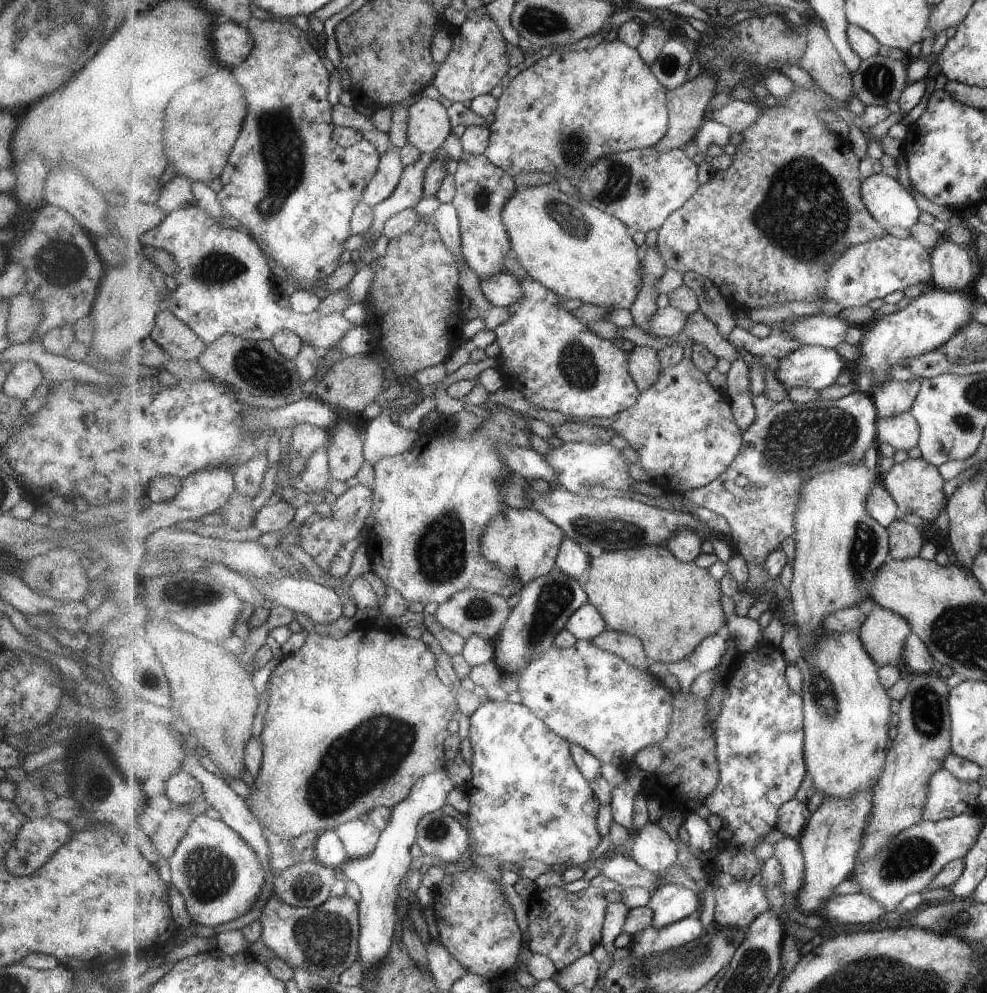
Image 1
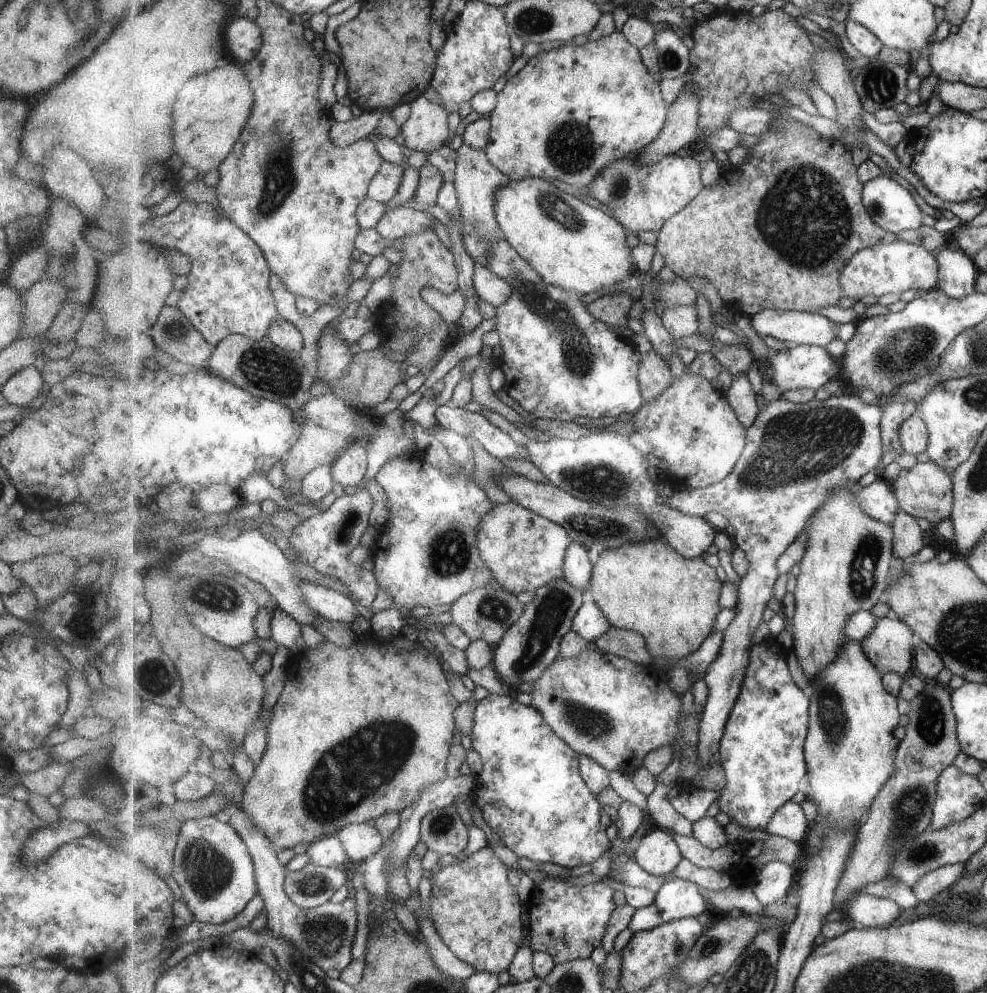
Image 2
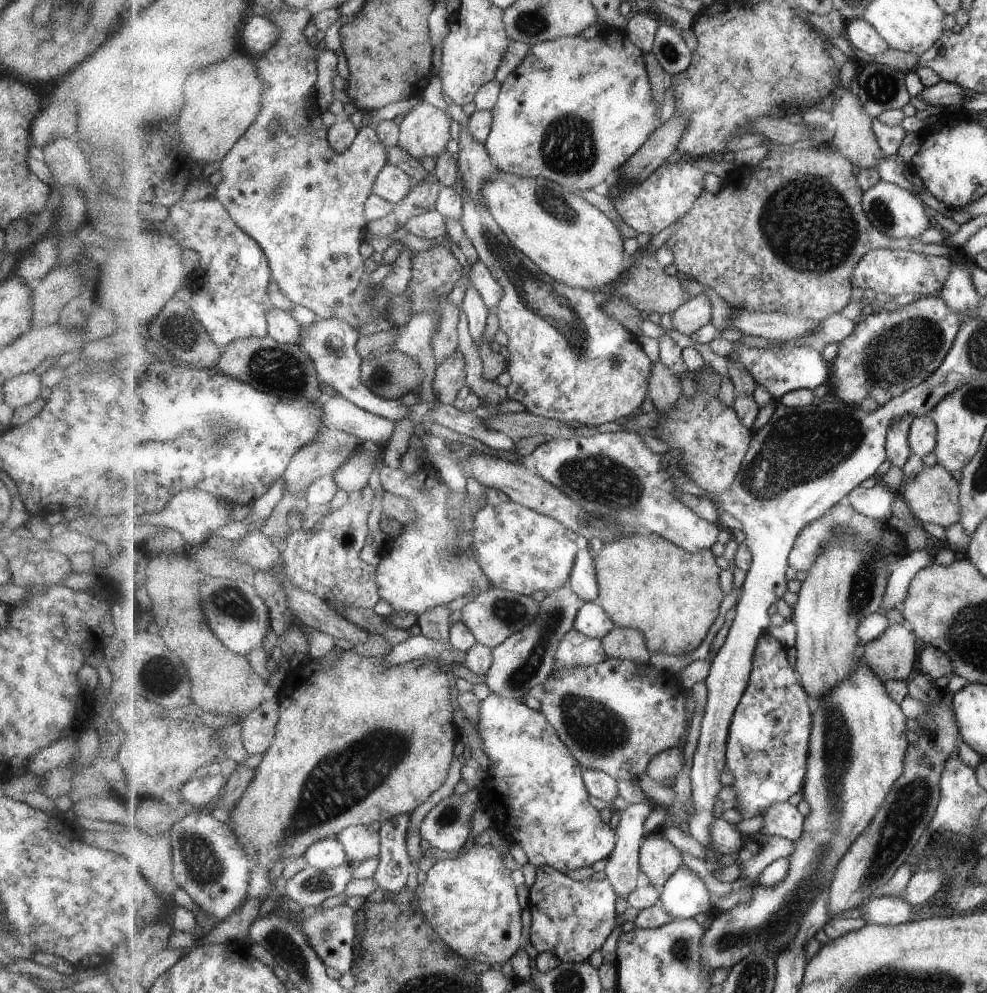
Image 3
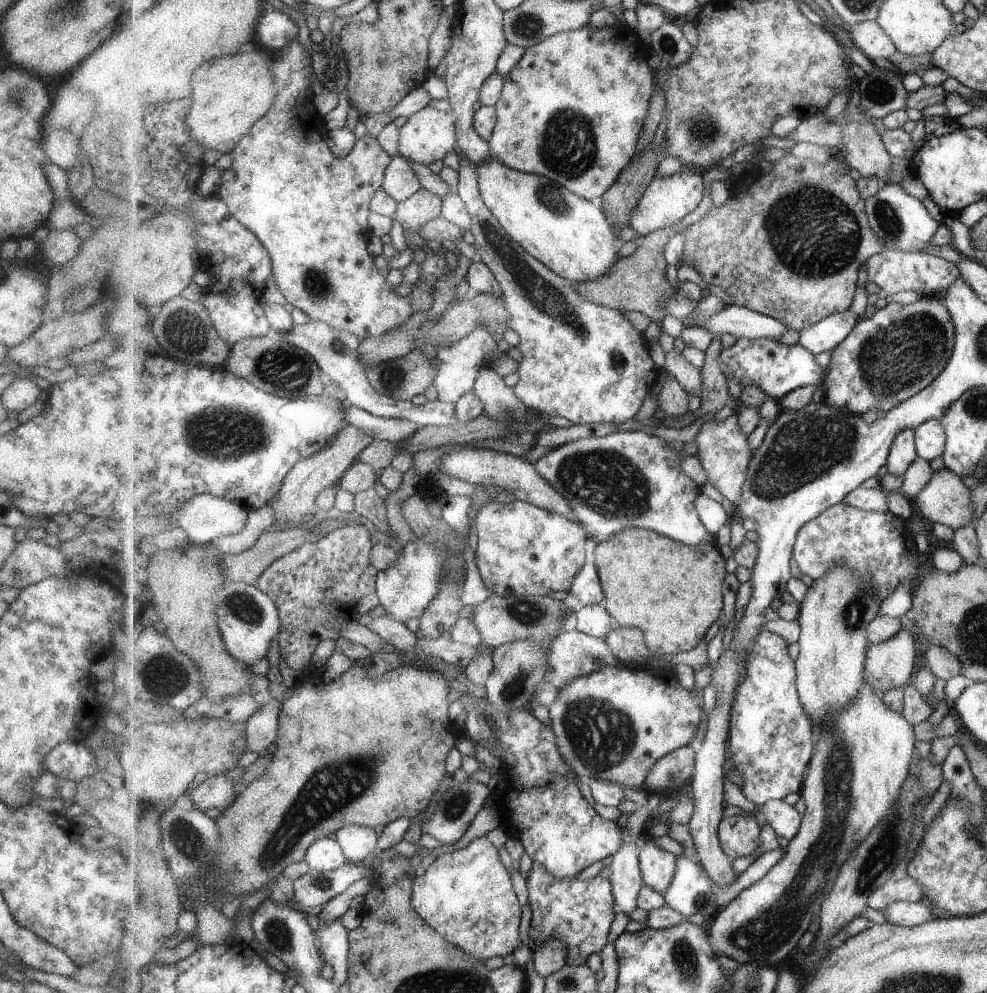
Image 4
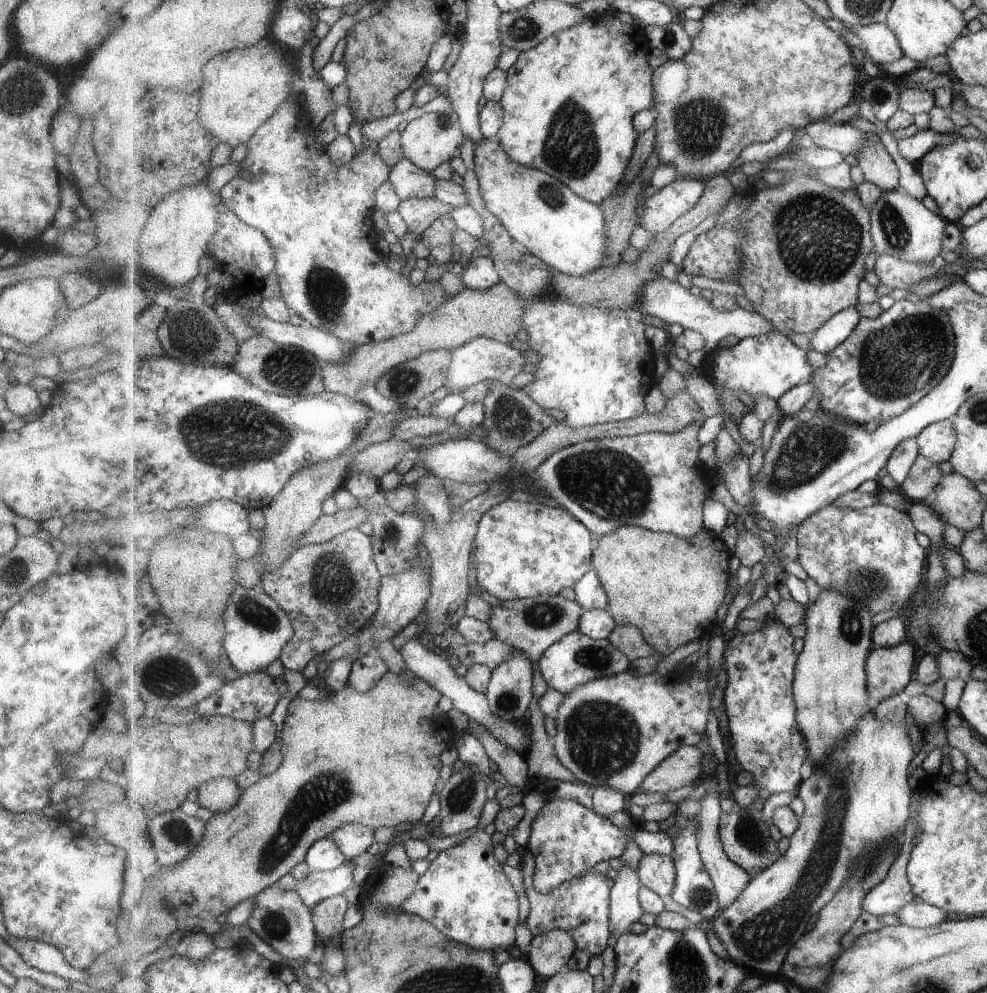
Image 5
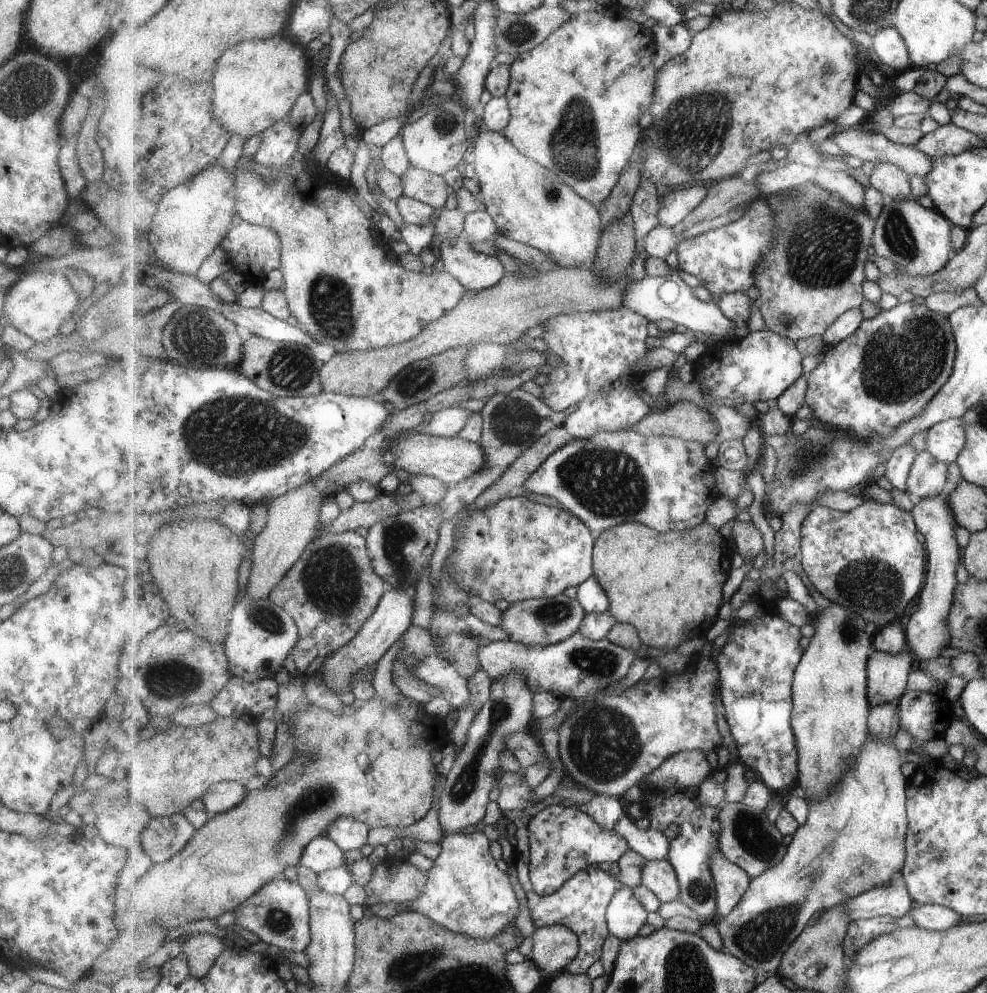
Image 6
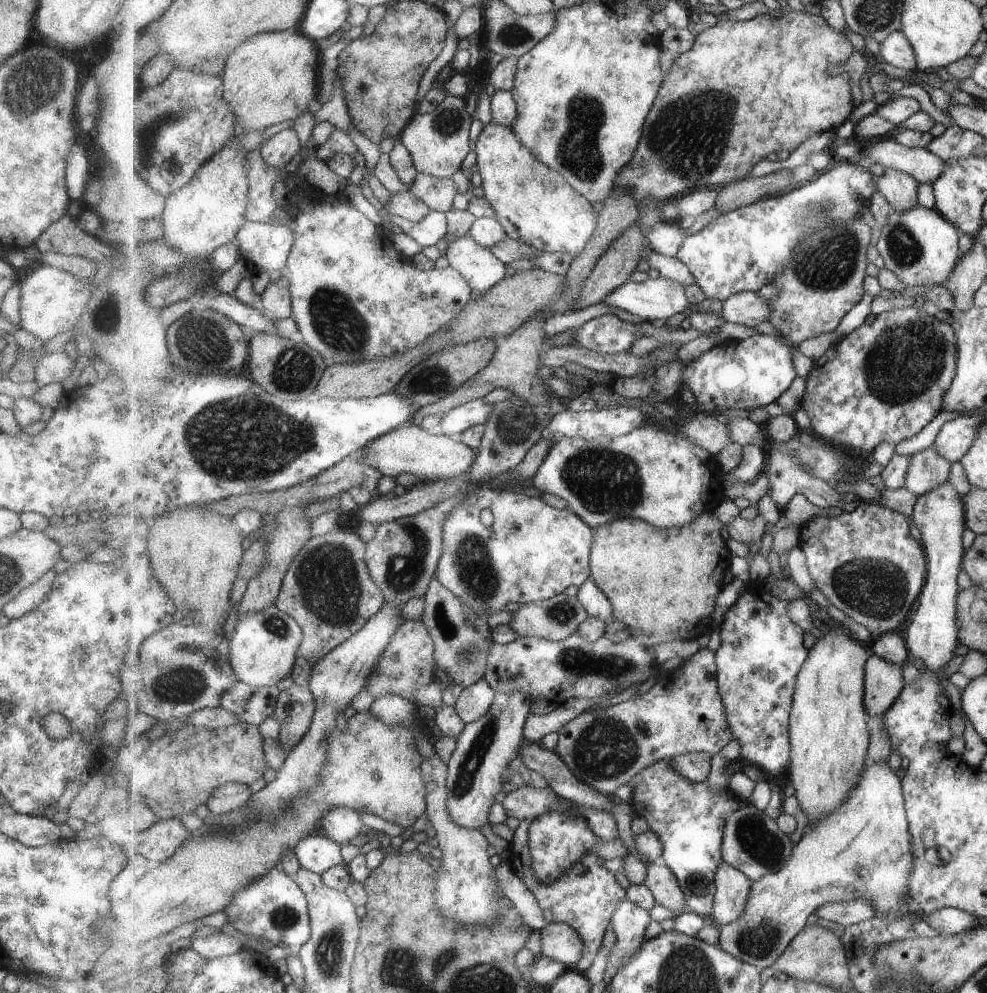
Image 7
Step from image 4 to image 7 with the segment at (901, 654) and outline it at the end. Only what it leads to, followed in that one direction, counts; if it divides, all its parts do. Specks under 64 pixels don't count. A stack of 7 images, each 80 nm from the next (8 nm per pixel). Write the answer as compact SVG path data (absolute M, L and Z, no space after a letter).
M875 654L865 665L865 708L869 716L884 715L906 685L900 666Z

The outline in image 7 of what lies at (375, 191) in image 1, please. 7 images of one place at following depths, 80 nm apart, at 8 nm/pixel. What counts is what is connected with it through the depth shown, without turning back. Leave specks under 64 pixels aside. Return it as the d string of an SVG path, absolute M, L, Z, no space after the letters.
M418 172L411 188L432 211L448 213L453 209L457 186L451 179L442 179L433 175Z

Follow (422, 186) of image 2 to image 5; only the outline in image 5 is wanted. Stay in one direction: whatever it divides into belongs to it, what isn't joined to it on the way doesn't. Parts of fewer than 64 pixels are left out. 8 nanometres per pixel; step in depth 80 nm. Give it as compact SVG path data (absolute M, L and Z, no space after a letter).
M411 198L402 200L398 212L403 216L411 234L422 238L426 232L441 216L453 210L451 205L434 198Z

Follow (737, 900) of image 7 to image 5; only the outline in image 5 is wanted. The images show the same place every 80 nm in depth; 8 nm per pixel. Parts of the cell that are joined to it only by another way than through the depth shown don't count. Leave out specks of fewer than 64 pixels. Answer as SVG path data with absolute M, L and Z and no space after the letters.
M707 791L700 801L703 810L697 814L697 818L699 818L699 832L697 834L699 834L701 858L703 858L705 868L708 870L709 875L711 875L716 887L717 897L721 906L720 909L723 911L727 910L733 902L737 901L737 898L741 896L741 892L747 888L752 880L749 872L733 863L725 853L720 836L721 816L723 816L724 812L721 805L721 794L715 791Z

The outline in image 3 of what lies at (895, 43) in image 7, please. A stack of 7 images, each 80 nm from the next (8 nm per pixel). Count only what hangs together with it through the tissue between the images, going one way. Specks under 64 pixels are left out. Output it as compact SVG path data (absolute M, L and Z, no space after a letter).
M865 19L846 22L845 27L845 37L849 41L849 44L857 50L863 50L863 52L871 54L874 57L892 48L881 36L876 26L873 26Z

